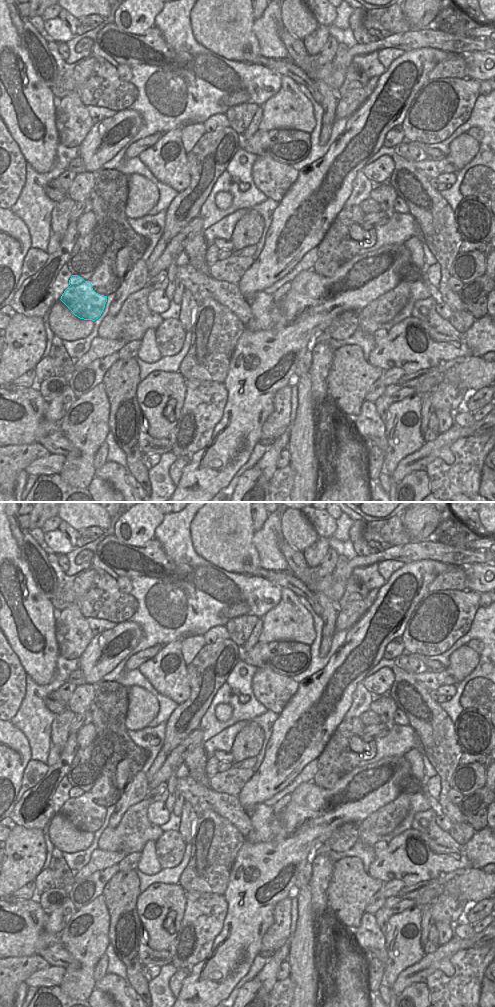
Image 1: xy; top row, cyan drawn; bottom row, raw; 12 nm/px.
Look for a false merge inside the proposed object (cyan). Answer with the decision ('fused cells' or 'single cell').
fused cells

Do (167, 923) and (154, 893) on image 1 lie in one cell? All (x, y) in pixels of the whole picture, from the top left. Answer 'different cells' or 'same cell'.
same cell

